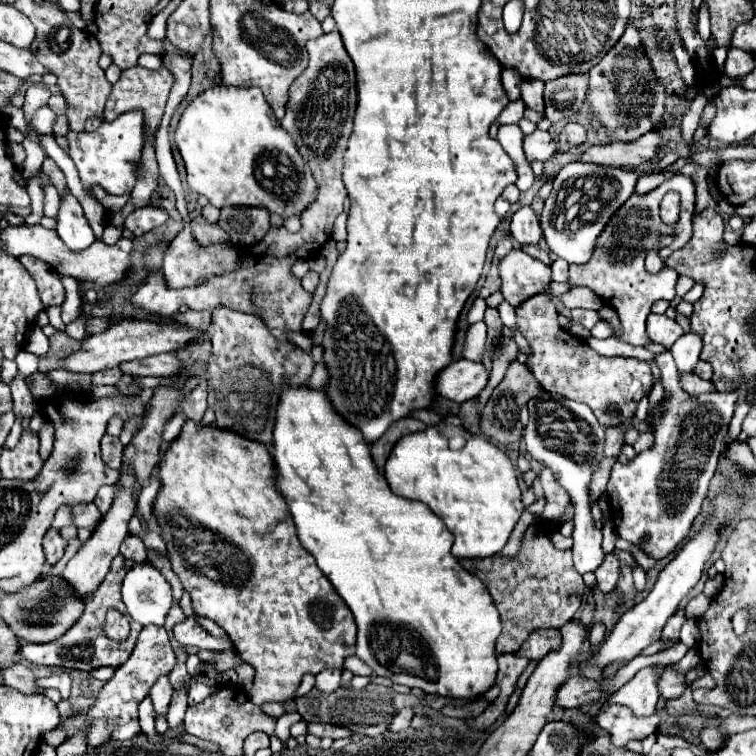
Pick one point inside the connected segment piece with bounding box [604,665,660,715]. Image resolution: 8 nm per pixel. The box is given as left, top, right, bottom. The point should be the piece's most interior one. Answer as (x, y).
(644, 686)

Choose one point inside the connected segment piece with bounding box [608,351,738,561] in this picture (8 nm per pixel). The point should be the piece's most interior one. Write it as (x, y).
(658, 494)

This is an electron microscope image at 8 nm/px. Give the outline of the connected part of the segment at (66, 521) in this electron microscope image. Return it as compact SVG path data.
M60 507L60 511L56 513L56 519L54 519L54 527L68 527L72 525L72 513L70 513L70 507Z

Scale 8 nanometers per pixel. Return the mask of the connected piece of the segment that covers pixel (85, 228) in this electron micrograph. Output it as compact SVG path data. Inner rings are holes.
M66 195L60 199L60 209L56 215L58 227L56 233L64 241L64 245L72 251L84 251L88 249L96 237L92 233L92 227L82 211L82 205L74 195Z

